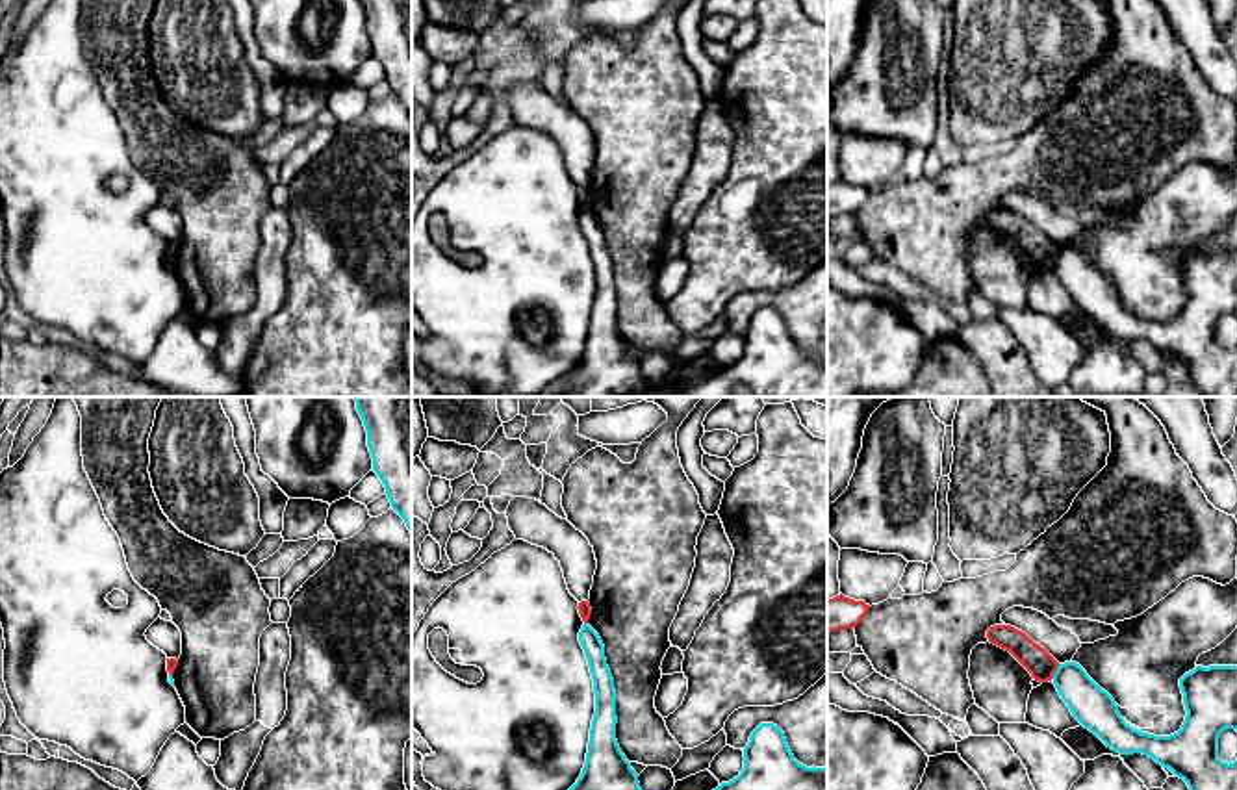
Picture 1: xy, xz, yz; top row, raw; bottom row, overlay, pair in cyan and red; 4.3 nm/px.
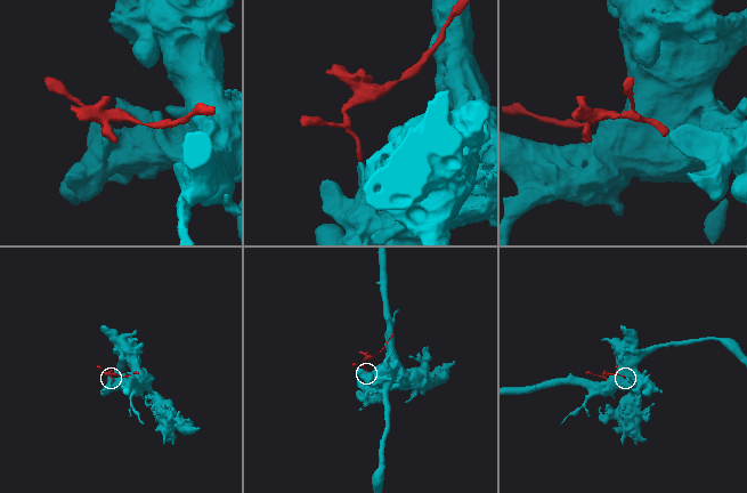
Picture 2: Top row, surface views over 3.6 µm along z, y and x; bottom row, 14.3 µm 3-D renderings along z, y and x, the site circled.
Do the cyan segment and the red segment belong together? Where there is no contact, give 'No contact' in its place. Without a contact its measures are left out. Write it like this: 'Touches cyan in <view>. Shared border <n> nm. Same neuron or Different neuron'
Touches cyan in yz. Shared border 70 nm. Different neuron

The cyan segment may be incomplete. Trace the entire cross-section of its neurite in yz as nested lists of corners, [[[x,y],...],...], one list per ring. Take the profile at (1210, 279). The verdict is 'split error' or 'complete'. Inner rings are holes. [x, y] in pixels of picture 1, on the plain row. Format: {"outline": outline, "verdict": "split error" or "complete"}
{"outline": [[[1076,247],[1059,248],[1053,269],[1072,300],[1107,332],[1120,339],[1142,338],[1168,352],[1187,367],[1202,397],[1237,397],[1237,345],[1228,349],[1218,343],[1220,317],[1237,315],[1237,250],[1196,250],[1180,263],[1187,300],[1181,313],[1170,321],[1141,317],[1128,310],[1115,284]]], "verdict": "complete"}

